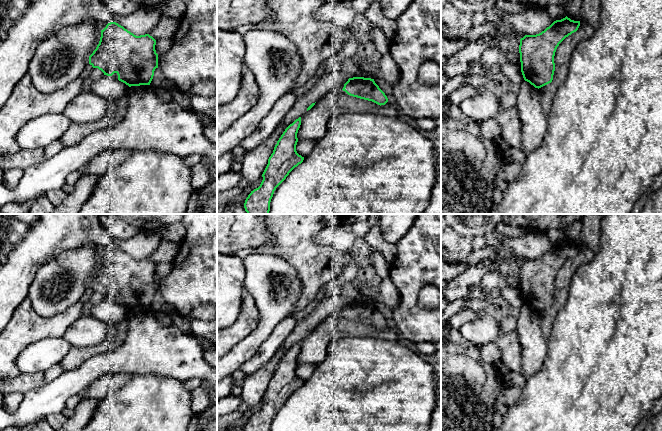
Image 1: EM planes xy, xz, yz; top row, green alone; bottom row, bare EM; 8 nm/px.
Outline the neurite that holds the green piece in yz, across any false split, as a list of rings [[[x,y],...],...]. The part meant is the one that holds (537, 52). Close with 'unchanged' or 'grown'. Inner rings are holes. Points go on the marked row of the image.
[[[566,16],[554,21],[539,34],[521,38],[519,53],[524,80],[538,89],[551,83],[555,71],[556,49],[566,37],[576,32],[579,26],[580,21]]]; unchanged

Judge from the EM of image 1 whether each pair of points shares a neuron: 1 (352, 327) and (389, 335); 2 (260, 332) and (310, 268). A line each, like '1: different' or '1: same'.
1: same
2: different

